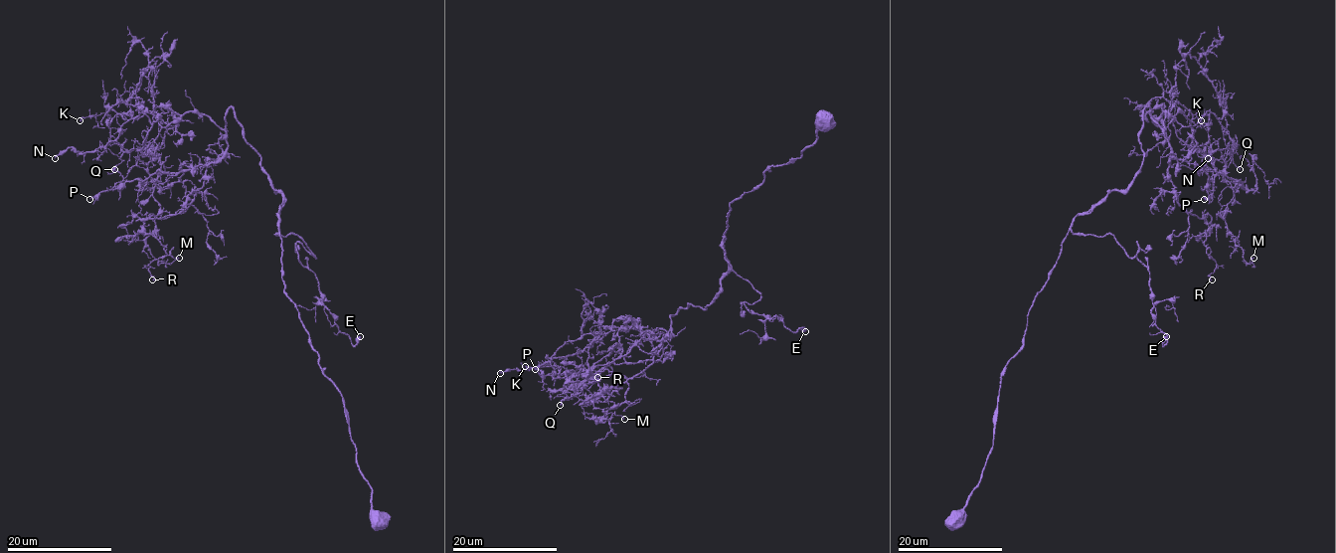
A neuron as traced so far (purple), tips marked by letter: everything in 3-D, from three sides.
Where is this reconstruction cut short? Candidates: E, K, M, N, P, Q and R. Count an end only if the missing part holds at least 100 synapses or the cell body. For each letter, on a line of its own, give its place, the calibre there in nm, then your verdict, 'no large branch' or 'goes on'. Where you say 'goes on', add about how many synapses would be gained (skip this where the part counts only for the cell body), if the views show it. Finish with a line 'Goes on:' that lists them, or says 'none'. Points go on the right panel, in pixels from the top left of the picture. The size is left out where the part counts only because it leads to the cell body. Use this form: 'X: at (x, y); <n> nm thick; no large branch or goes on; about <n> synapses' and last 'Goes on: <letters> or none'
E: at (1166, 336); 480 nm thick; no large branch
K: at (1201, 120); 140 nm thick; no large branch
M: at (1253, 258); 120 nm thick; no large branch
N: at (1208, 158); 140 nm thick; no large branch
P: at (1204, 199); 130 nm thick; no large branch
Q: at (1240, 169); 130 nm thick; no large branch
R: at (1212, 279); 110 nm thick; no large branch
Goes on: none

